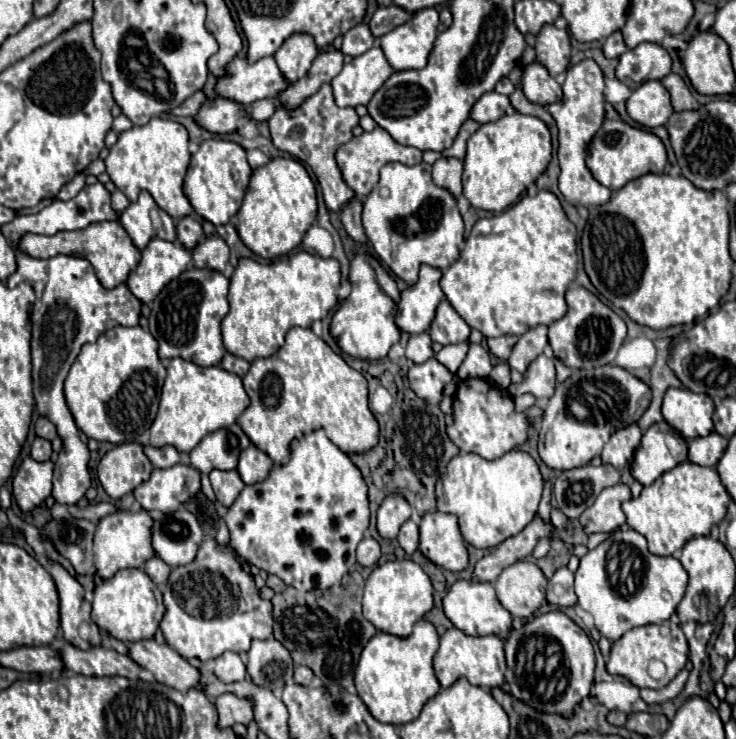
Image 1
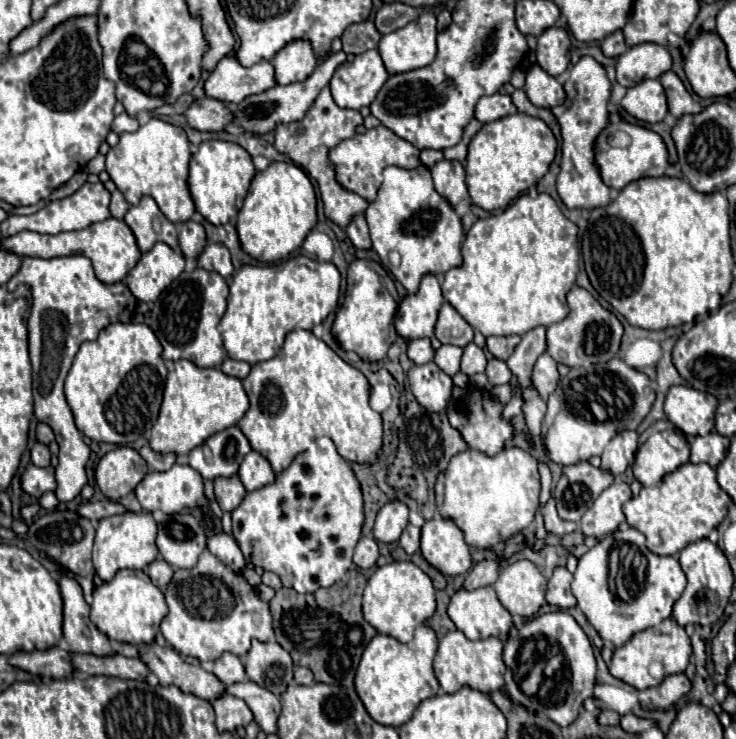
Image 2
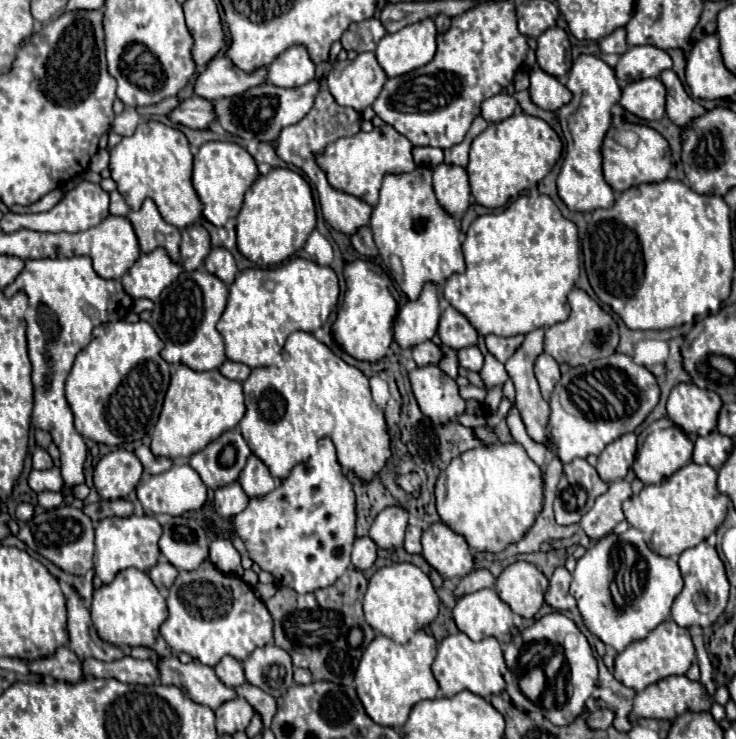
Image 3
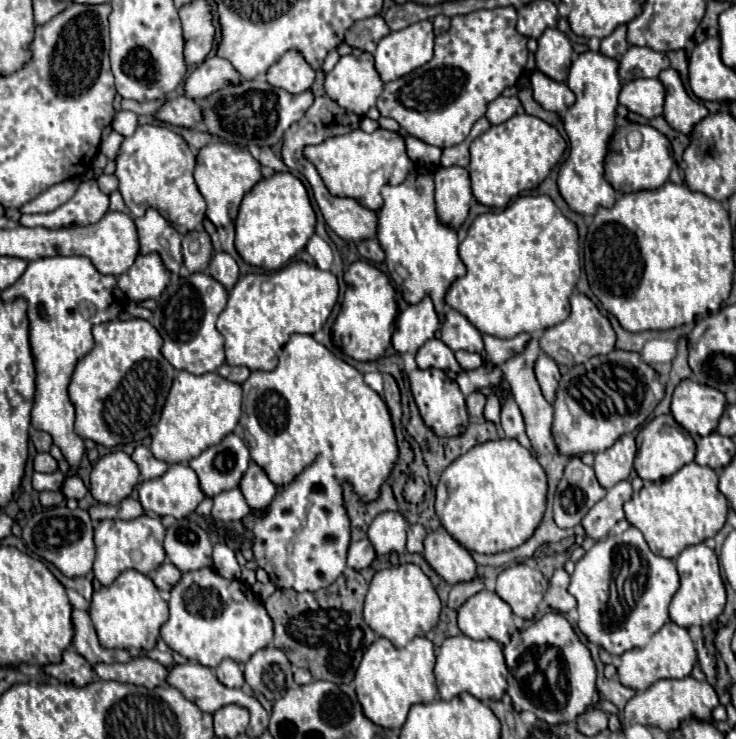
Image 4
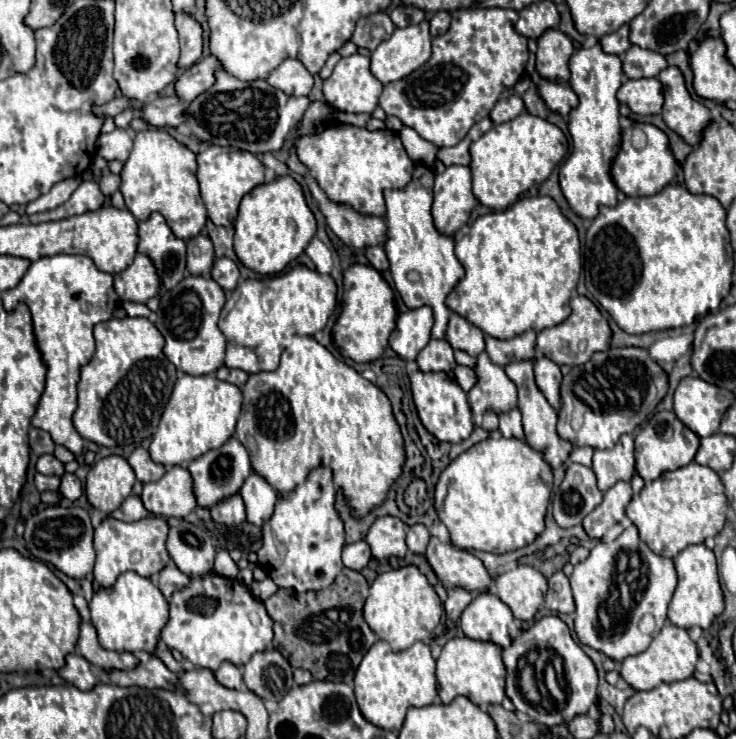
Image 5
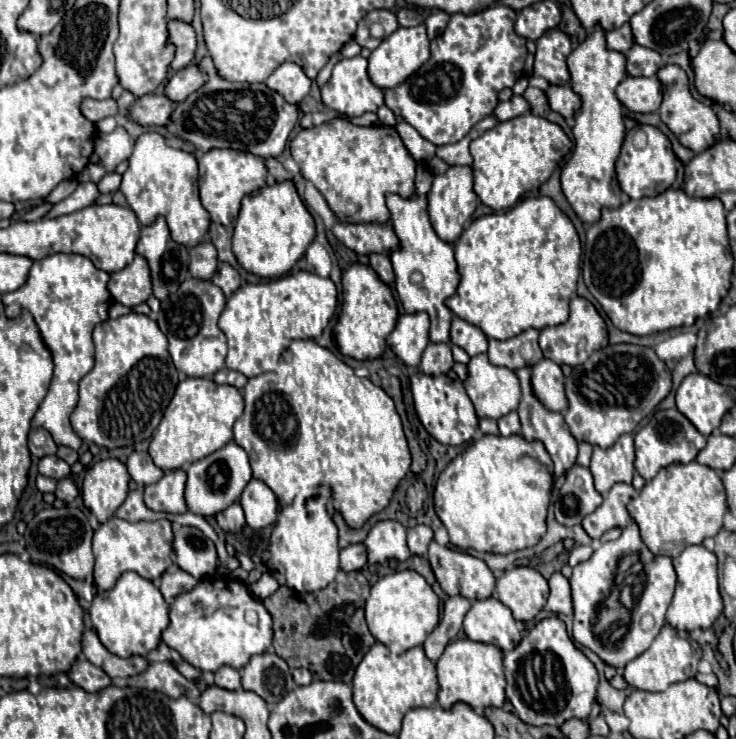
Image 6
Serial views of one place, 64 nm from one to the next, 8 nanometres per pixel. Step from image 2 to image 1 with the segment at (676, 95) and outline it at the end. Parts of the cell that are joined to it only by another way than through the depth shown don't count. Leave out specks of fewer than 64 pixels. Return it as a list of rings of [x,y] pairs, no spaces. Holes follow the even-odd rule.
[[[668,74],[664,76],[662,84],[666,86],[666,90],[670,92],[672,96],[672,106],[674,110],[692,110],[692,108],[698,108],[698,100],[692,96],[690,88],[686,86],[686,82],[678,76],[678,74]]]

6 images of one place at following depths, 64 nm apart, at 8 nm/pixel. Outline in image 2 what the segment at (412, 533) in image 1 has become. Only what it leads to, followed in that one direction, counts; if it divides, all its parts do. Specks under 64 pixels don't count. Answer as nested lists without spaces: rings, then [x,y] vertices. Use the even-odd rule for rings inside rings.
[[[408,524],[400,536],[400,546],[406,550],[406,554],[414,554],[420,550],[420,528]]]

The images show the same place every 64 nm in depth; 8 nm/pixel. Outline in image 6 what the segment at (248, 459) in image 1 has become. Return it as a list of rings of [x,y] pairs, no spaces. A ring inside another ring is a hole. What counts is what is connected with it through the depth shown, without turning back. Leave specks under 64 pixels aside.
[[[252,478],[240,496],[240,504],[250,528],[264,528],[276,520],[278,500],[276,494],[262,482]]]

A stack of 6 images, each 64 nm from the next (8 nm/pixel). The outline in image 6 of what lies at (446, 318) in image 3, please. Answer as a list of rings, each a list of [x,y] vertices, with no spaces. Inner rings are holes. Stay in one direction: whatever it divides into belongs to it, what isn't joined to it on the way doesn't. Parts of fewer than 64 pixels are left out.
[[[458,316],[452,318],[452,328],[450,328],[450,342],[454,346],[460,346],[462,350],[468,352],[468,356],[476,356],[486,352],[488,348],[488,338],[486,334],[476,328],[474,324],[468,324],[466,320],[460,320]]]

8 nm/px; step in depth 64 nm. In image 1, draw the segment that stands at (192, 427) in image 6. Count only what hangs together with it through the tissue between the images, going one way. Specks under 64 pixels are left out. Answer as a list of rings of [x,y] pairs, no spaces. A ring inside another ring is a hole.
[[[174,358],[168,364],[168,376],[162,386],[158,414],[150,428],[150,444],[172,444],[178,448],[178,452],[190,452],[204,436],[234,424],[248,404],[250,400],[244,392],[240,376],[226,372],[220,366],[202,368],[190,360]]]

